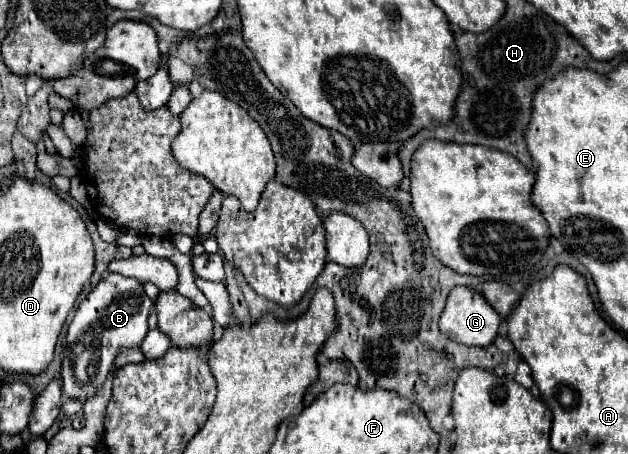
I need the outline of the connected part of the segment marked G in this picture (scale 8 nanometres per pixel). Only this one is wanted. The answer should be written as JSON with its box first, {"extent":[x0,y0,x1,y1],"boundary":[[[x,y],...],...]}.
{"extent":[439,286,501,346],"boundary":[[[455,286],[447,296],[447,304],[439,320],[439,330],[451,340],[465,346],[489,346],[497,336],[499,324],[501,316],[487,304],[487,300],[477,290],[471,290],[467,286]]]}

